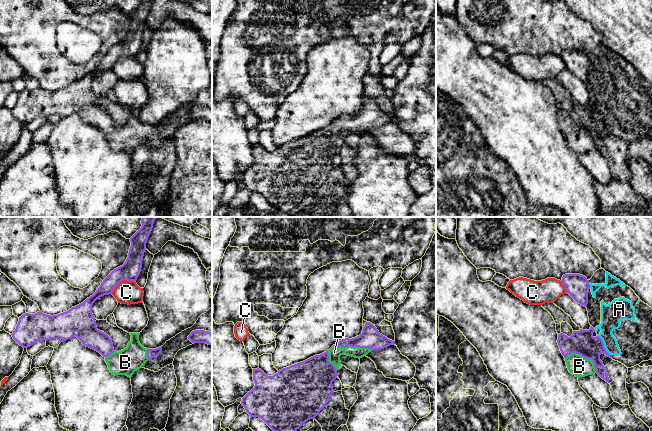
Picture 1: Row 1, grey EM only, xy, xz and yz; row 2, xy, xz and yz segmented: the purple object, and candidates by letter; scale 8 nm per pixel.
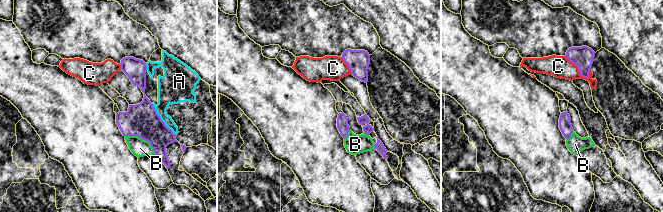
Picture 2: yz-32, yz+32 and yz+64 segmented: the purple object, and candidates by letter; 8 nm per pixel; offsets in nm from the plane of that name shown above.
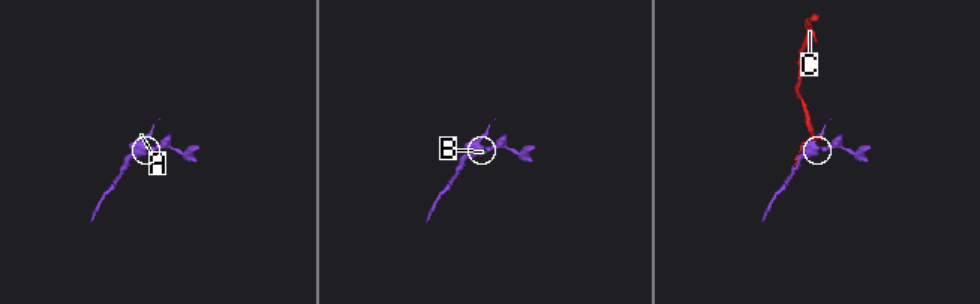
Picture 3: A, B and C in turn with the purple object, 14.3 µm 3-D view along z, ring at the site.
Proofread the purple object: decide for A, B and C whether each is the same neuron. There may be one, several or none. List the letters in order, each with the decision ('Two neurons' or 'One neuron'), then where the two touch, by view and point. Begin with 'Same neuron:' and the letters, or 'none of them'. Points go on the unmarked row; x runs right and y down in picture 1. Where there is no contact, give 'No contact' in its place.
Same neuron: B
A: Two neurons. Touches purple at yz (603, 121)
B: One neuron. Touches purple at xz (352, 122)
C: Two neurons. Touches purple at xy (121, 56)

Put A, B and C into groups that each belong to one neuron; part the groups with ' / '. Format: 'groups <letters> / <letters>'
groups A C / B

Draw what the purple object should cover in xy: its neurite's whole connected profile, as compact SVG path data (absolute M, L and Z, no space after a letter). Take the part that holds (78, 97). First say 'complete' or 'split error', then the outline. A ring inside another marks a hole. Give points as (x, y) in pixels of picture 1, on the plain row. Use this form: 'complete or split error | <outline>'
split error | M142 0L130 14L131 22L125 39L114 45L92 72L58 91L51 92L41 87L23 90L11 110L13 115L23 124L28 124L41 116L57 115L64 118L76 112L84 122L99 128L105 134L112 150L126 151L130 154L148 136L158 133L162 122L156 125L144 124L139 118L140 109L130 109L131 117L127 123L119 128L115 127L112 115L97 105L92 90L93 79L104 71L112 70L122 56L137 56L152 4L153 0Z

